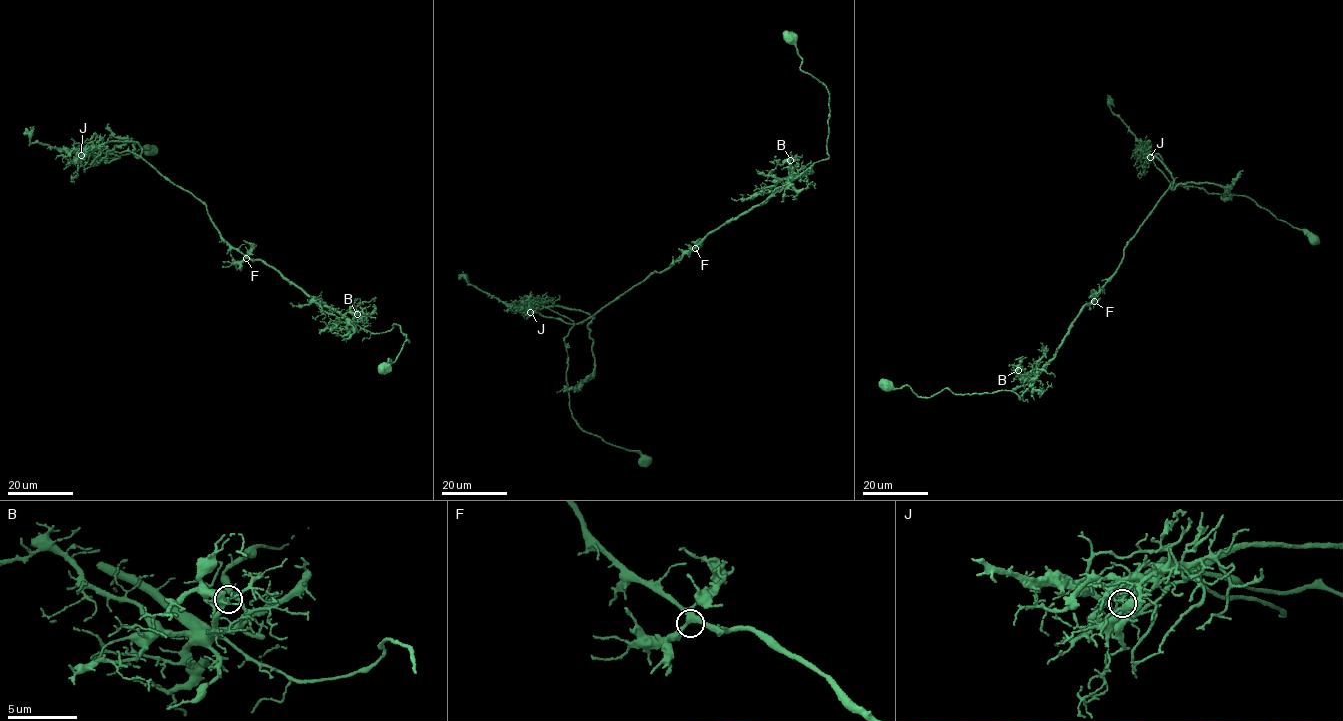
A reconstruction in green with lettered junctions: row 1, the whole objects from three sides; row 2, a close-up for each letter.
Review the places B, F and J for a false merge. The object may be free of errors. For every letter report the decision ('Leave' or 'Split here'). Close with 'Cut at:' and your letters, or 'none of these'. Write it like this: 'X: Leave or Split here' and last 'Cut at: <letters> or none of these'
B: Leave
F: Leave
J: Split here
Cut at: J

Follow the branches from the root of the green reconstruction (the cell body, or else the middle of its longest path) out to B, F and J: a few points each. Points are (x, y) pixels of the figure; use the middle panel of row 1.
B: (645, 459), (573, 417), (565, 338), (574, 322), (547, 307), (594, 319), (765, 202), (788, 181), (790, 160)
F: (645, 459), (586, 432), (573, 417), (565, 338), (574, 322), (547, 307), (580, 309), (594, 319), (695, 248)
J: (645, 459), (580, 427), (566, 381), (565, 338), (574, 322), (545, 307), (530, 312)

